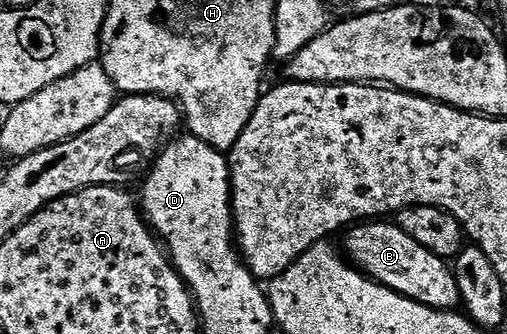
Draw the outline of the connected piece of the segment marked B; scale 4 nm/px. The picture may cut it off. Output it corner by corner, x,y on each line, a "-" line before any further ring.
365,220
354,225
345,236
348,261
374,282
432,310
453,312
461,306
461,293
450,263
416,242
396,221

